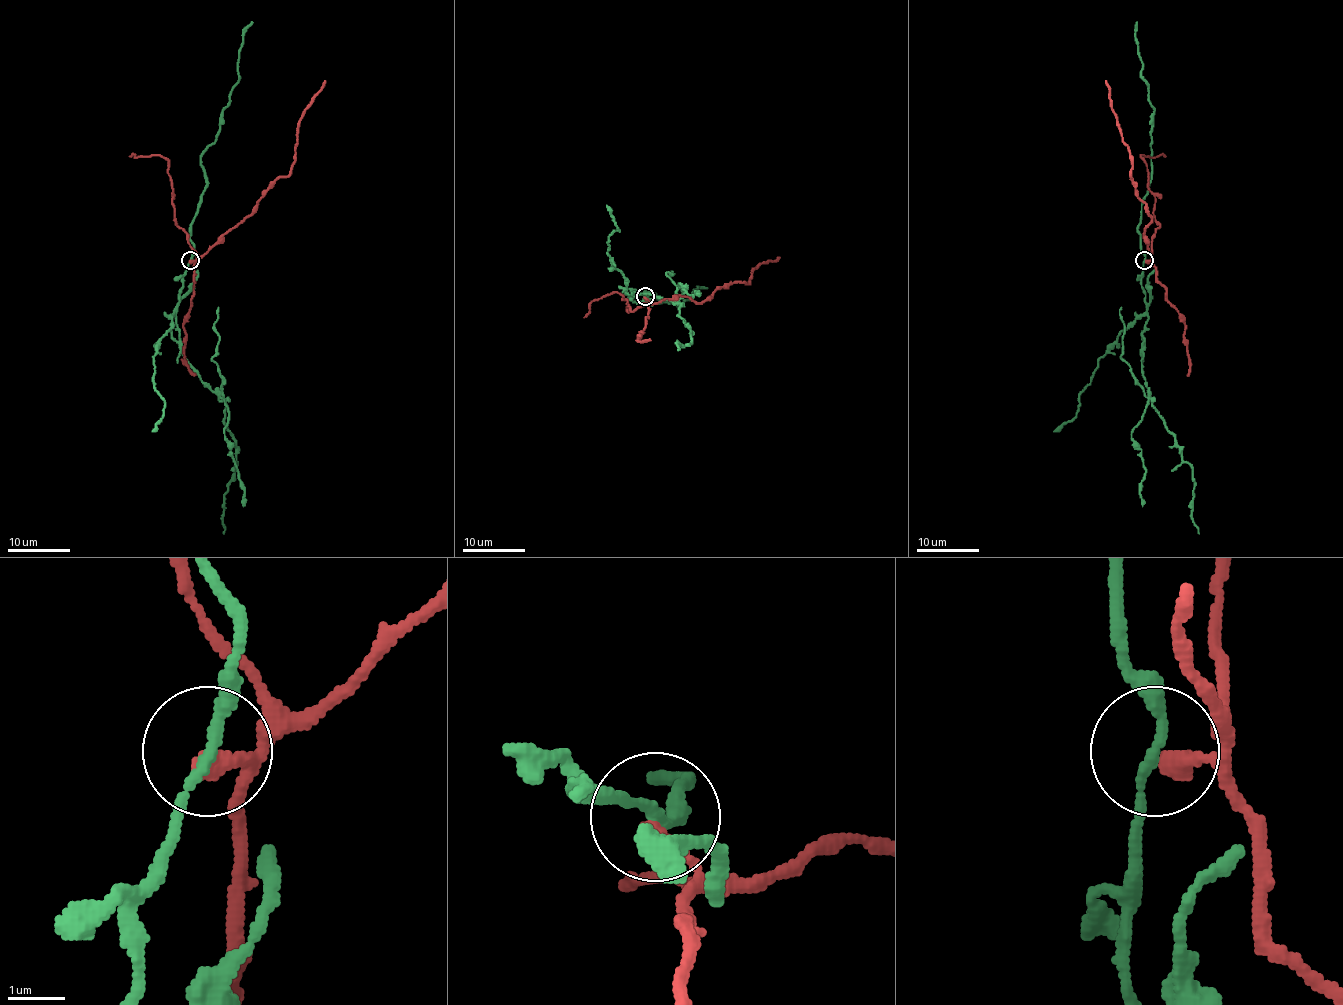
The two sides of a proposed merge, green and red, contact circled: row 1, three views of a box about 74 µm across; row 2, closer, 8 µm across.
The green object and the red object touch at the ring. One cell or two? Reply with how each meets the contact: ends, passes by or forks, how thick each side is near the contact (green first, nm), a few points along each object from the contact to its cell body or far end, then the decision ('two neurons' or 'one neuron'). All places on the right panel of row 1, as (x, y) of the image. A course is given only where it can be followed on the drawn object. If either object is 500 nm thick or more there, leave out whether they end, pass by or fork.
green passes by; red ends; calibres 170 and 340 nm; course green (1144, 260), (1141, 287), (1147, 309), (1141, 372), (1180, 457), (1190, 463), (1194, 487), (1191, 518), (1199, 534); course red (1146, 260), (1150, 257), (1144, 229), (1152, 218), (1135, 188), (1132, 155), (1122, 139), (1105, 81); two neurons

